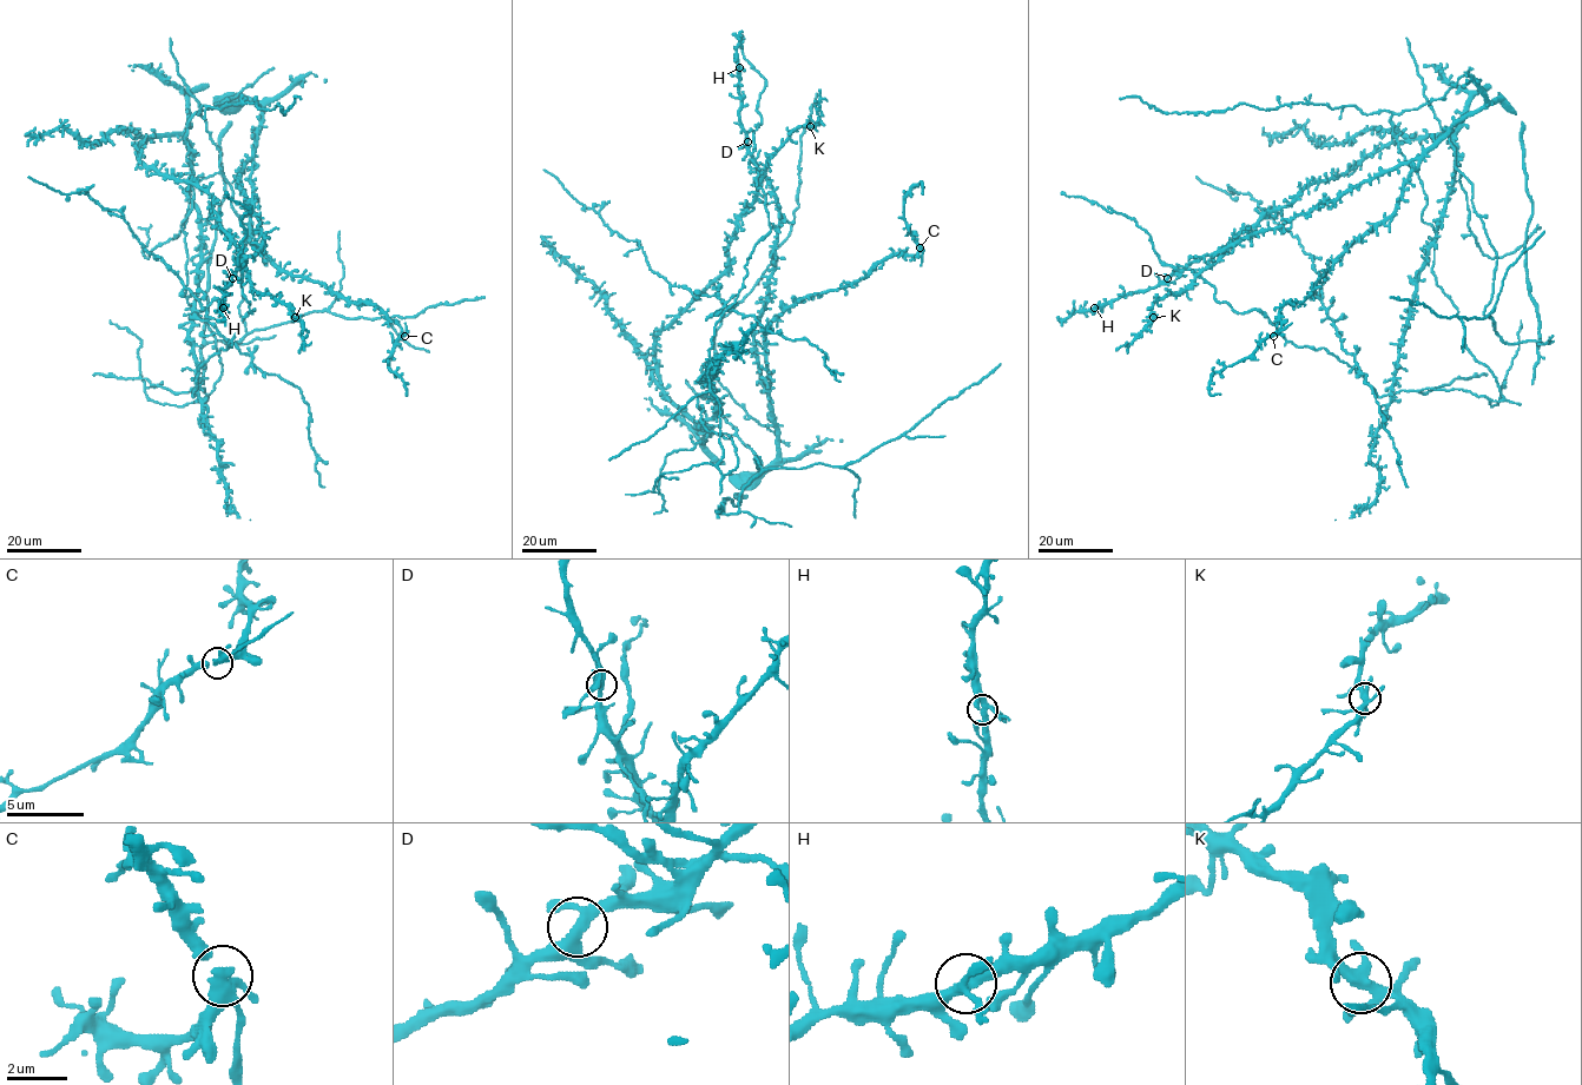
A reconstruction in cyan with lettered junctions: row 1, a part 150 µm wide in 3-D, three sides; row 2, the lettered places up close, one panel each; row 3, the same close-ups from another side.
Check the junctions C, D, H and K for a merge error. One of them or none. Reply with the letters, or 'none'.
none

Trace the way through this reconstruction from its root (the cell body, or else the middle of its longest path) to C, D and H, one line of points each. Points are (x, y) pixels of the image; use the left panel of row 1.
C: (222, 348), (255, 309), (238, 269), (263, 243), (238, 186), (250, 159), (250, 242), (404, 335)
D: (222, 348), (231, 346), (238, 323), (255, 309), (249, 310), (243, 292), (243, 273), (237, 270), (232, 278)
H: (222, 348), (231, 346), (238, 323), (255, 309), (249, 310), (238, 270), (224, 290), (223, 308)

